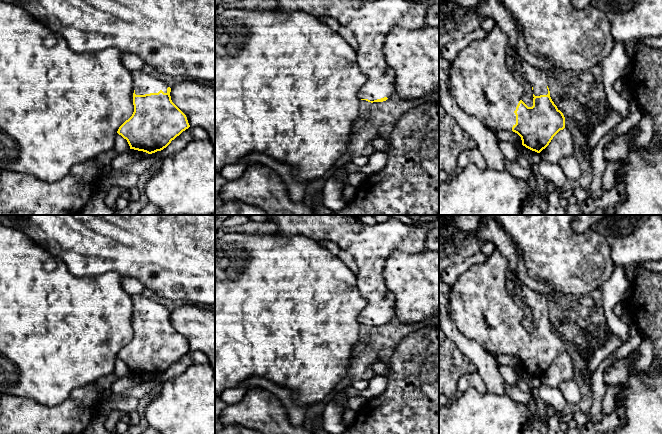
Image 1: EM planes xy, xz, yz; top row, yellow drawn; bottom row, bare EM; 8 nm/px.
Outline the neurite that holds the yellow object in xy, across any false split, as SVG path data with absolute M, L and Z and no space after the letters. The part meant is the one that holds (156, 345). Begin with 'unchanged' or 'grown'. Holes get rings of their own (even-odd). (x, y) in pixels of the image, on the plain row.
grown; M143 294L132 296L134 336L117 357L127 364L130 373L148 378L161 375L190 351L186 339L172 326L171 312L161 303Z

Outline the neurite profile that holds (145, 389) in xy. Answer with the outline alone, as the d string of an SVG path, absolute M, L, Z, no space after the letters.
M189 351L177 360L171 367L161 375L152 377L151 379L140 383L138 386L129 388L122 393L110 393L107 401L116 401L121 398L141 398L149 397L153 392L157 391L163 382L169 381L181 375L189 366L199 363L207 364L210 360L203 352Z

